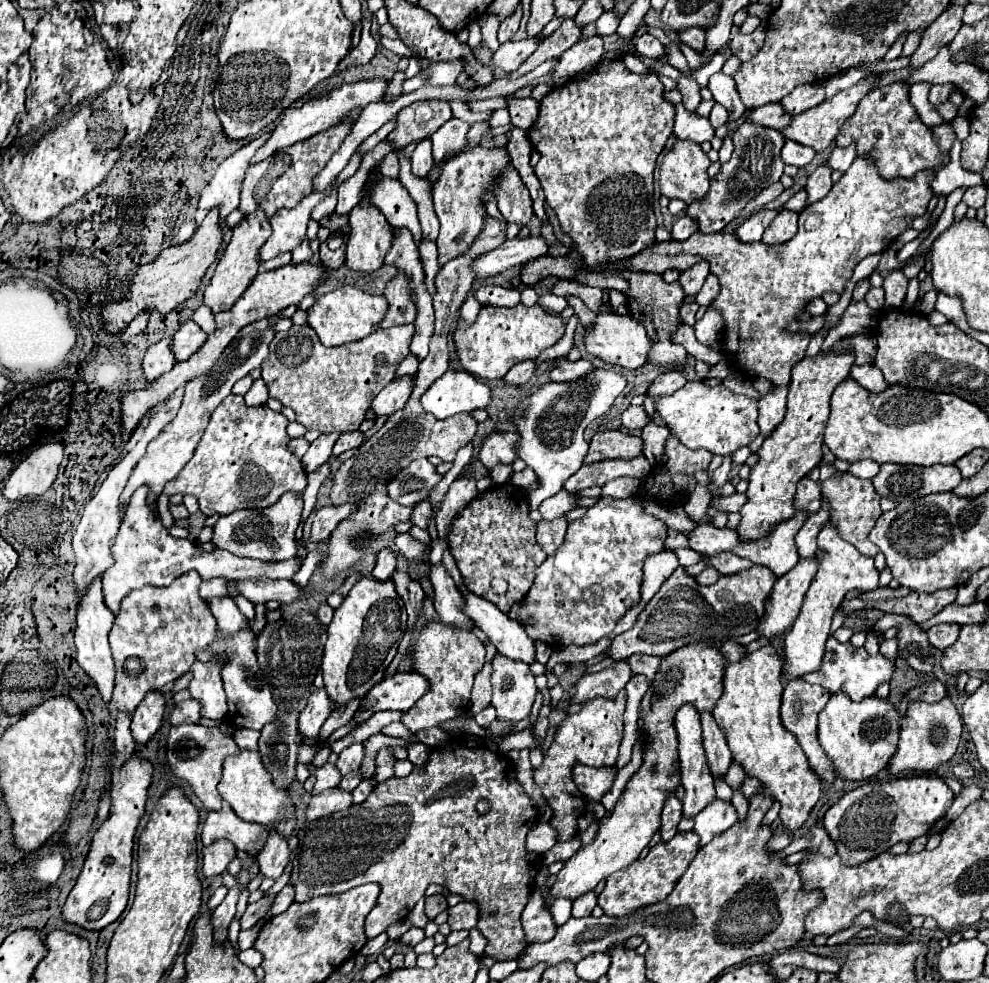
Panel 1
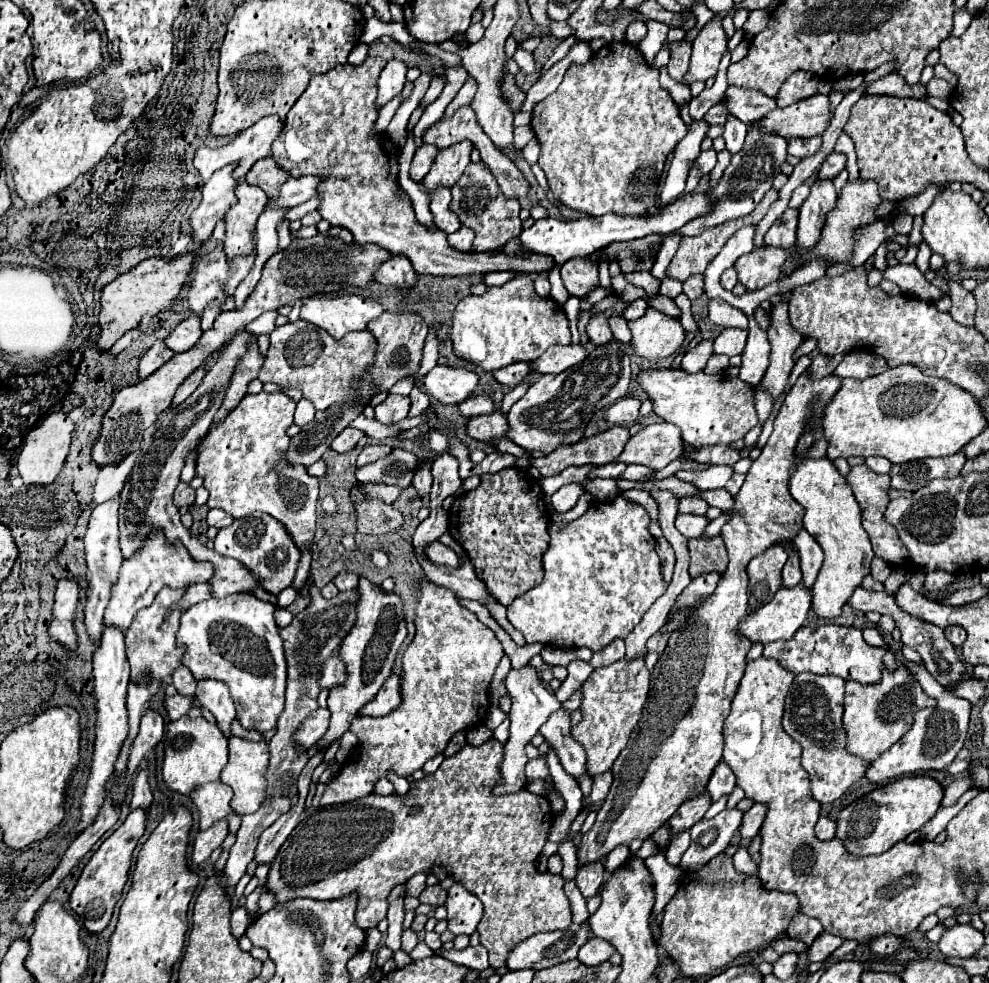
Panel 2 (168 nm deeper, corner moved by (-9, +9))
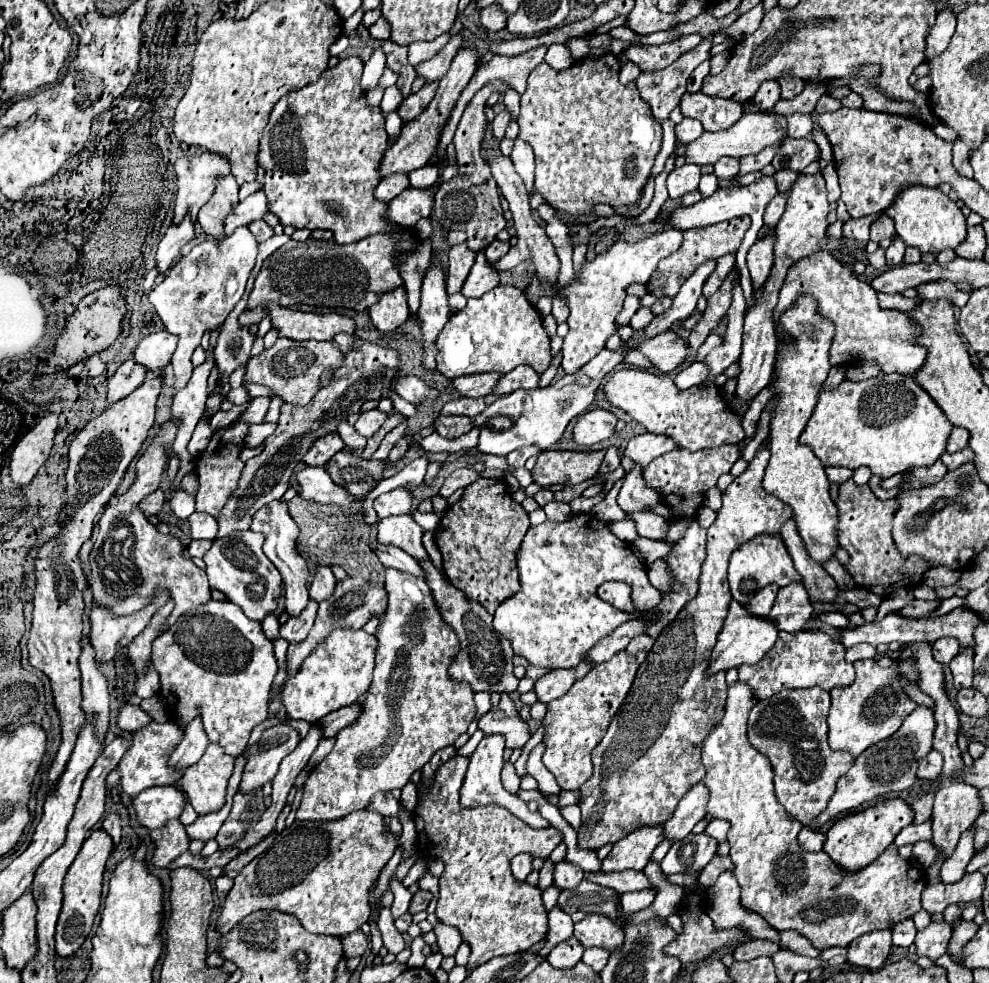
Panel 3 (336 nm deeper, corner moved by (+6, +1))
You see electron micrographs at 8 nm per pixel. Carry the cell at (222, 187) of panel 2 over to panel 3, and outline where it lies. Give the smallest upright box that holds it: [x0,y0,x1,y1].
[157,215,197,273]

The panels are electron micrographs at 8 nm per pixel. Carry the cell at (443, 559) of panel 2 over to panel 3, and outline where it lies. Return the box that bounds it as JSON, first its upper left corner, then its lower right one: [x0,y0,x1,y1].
[377,515,429,561]

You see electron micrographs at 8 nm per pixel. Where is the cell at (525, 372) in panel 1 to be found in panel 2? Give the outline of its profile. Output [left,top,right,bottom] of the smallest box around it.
[492,363,530,387]

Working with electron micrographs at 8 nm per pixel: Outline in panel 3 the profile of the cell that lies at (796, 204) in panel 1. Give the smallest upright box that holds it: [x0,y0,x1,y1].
[765,195,787,227]

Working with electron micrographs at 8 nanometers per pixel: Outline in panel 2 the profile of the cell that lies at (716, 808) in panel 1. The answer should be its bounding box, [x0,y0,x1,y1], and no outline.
[680,809,742,869]

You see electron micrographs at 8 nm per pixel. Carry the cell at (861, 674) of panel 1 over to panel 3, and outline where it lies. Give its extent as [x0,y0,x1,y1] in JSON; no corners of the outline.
[739,631,855,699]

